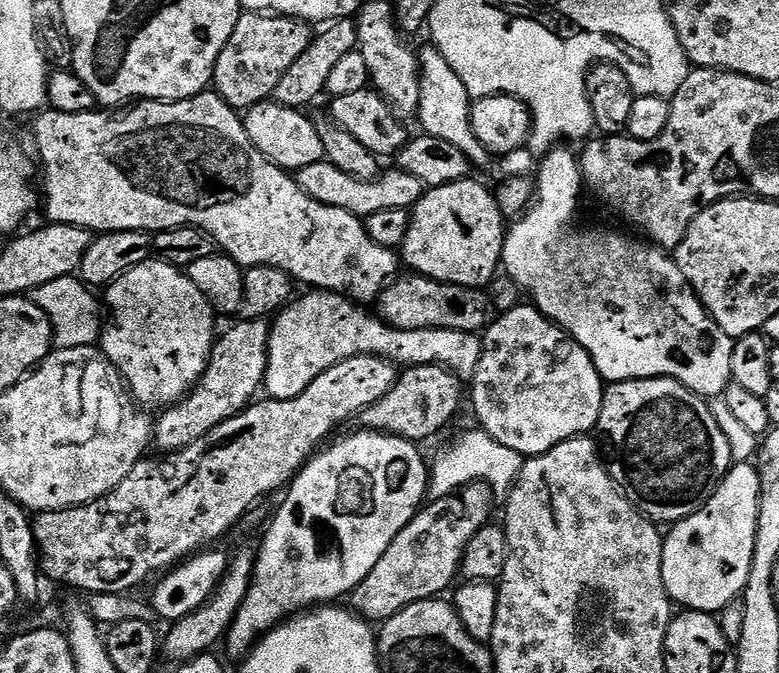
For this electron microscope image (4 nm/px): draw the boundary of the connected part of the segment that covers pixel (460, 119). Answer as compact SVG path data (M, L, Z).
M434 46L420 48L420 111L418 121L422 127L423 135L442 138L442 142L450 142L450 146L458 146L462 154L466 154L469 165L484 168L490 161L490 154L478 138L474 138L474 130L470 126L470 110L473 97L469 96L466 86L462 86L462 78L454 74L450 62L442 58L442 54Z

